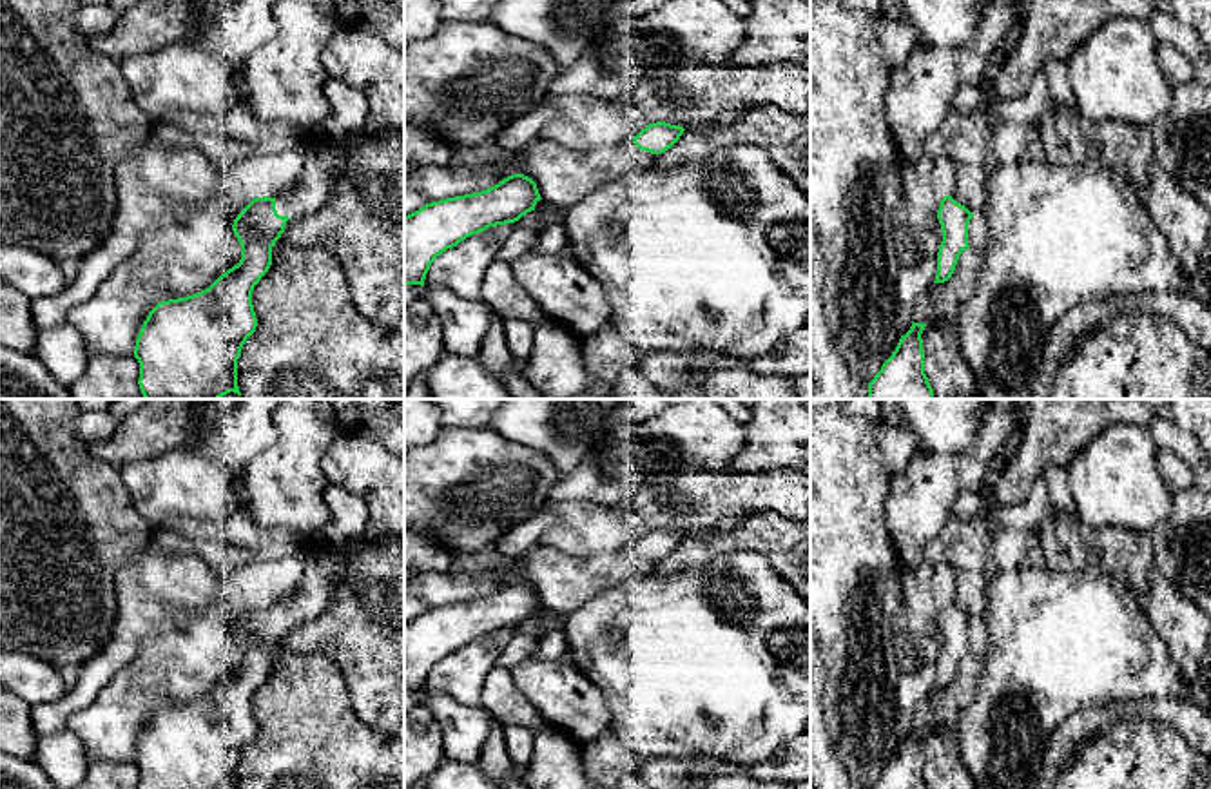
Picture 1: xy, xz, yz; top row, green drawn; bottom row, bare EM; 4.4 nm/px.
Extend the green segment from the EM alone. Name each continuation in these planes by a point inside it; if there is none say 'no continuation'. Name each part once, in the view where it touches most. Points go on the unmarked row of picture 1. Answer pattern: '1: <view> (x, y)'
1: xy (312, 597)

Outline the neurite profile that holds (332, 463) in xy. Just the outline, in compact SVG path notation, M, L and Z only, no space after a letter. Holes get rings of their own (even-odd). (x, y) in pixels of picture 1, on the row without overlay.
M341 433L323 455L328 484L359 495L370 508L363 535L339 551L332 606L292 628L283 646L290 655L325 655L343 671L352 707L370 729L404 736L404 459L379 443Z

